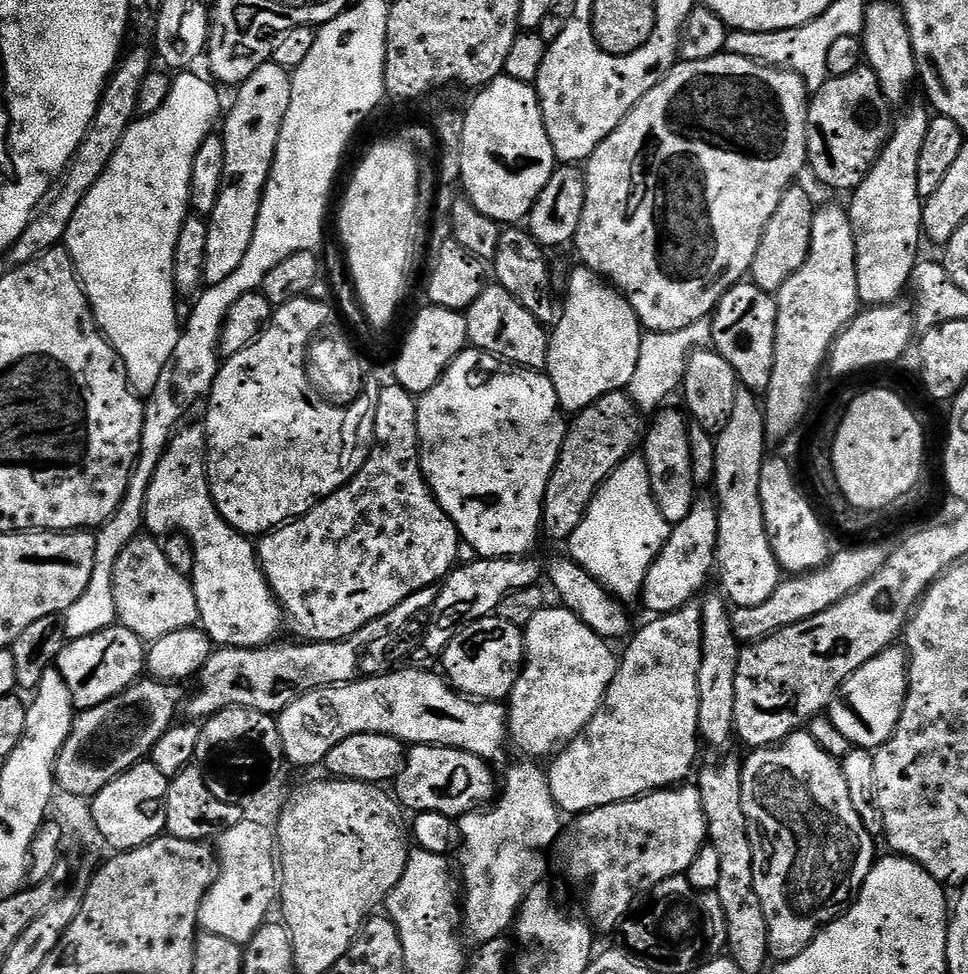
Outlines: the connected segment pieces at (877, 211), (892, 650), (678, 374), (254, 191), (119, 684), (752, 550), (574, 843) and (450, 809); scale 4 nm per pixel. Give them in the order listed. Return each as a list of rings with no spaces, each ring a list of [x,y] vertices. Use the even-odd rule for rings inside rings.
[[[923,103],[921,104],[908,104],[904,108],[904,113],[901,116],[899,113],[895,117],[892,135],[888,137],[886,146],[881,150],[880,157],[876,159],[872,169],[864,177],[864,181],[851,193],[852,204],[847,205],[856,243],[858,294],[860,303],[864,306],[897,303],[903,297],[900,295],[911,285],[912,271],[915,270],[918,257],[921,255],[919,252],[924,209],[918,194],[918,154],[922,154],[922,141],[926,138],[930,119],[929,109]]]
[[[893,646],[880,652],[862,666],[836,691],[826,714],[853,746],[875,750],[892,738],[908,696],[908,654],[903,647]]]
[[[711,319],[699,320],[686,330],[674,330],[673,332],[645,331],[640,338],[638,350],[638,370],[634,370],[634,378],[630,378],[627,386],[627,394],[641,413],[652,414],[663,409],[672,391],[679,389],[684,382],[684,371],[688,365],[688,359],[692,353],[701,351],[709,343],[712,335]]]
[[[271,62],[258,66],[244,84],[239,85],[236,101],[228,112],[228,121],[224,124],[222,135],[226,150],[226,166],[220,183],[218,202],[207,217],[208,233],[206,234],[206,262],[204,263],[204,284],[211,286],[230,278],[244,266],[244,259],[250,250],[254,238],[254,226],[258,222],[258,210],[264,197],[264,188],[268,185],[268,175],[272,173],[272,163],[276,157],[278,138],[286,110],[290,110],[290,90],[292,78],[289,69]]]
[[[113,626],[86,638],[68,640],[54,667],[69,687],[77,709],[93,708],[122,694],[146,672],[146,644],[134,630]]]
[[[740,386],[736,390],[736,412],[715,437],[715,495],[720,507],[720,529],[716,539],[716,567],[723,595],[736,608],[762,606],[780,585],[782,569],[770,546],[760,501],[760,468],[764,465],[764,410],[757,393]]]
[[[688,787],[664,788],[633,800],[581,812],[569,828],[567,825],[561,831],[560,839],[554,845],[554,853],[560,859],[561,870],[568,872],[573,886],[584,895],[583,911],[597,933],[615,933],[641,897],[662,881],[685,875],[698,850],[704,847],[708,840],[708,819],[699,787]]]
[[[417,744],[407,749],[401,772],[394,779],[394,795],[401,809],[412,814],[437,812],[449,818],[467,816],[497,799],[498,776],[492,773],[492,767],[482,757],[457,748]]]

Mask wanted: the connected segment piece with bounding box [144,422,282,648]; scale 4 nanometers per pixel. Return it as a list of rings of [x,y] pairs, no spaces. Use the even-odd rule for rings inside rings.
[[[191,422],[185,423],[172,433],[172,439],[168,441],[166,450],[162,454],[162,458],[158,462],[158,466],[154,470],[154,478],[150,478],[150,486],[146,490],[146,506],[144,507],[144,528],[147,529],[153,537],[167,538],[173,534],[187,536],[189,542],[192,543],[194,550],[194,570],[191,574],[192,589],[198,598],[198,614],[200,615],[199,627],[203,628],[205,634],[210,637],[213,645],[221,648],[262,648],[277,639],[276,636],[280,632],[280,624],[282,628],[282,613],[280,604],[276,601],[276,595],[272,593],[272,588],[268,584],[267,578],[264,577],[264,571],[260,569],[260,561],[258,559],[258,548],[249,537],[245,536],[236,528],[230,527],[222,518],[222,514],[218,510],[218,506],[212,497],[212,491],[208,485],[208,434],[204,430],[203,423]]]

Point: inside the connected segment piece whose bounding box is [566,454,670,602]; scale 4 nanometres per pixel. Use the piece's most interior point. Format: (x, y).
(623, 532)

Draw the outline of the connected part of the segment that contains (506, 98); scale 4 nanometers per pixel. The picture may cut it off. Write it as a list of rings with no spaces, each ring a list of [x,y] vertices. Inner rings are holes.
[[[503,75],[484,85],[471,97],[464,113],[464,129],[460,143],[460,179],[465,188],[466,199],[486,218],[495,220],[501,226],[516,226],[531,212],[538,194],[546,190],[546,182],[558,167],[554,154],[554,146],[550,146],[550,138],[546,134],[546,126],[542,122],[542,110],[536,97],[536,89],[526,82],[518,82],[514,78]]]

